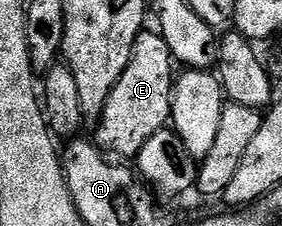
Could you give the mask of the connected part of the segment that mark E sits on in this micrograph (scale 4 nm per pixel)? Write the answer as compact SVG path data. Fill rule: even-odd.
M143 29L134 42L128 69L120 73L120 81L116 81L112 93L108 93L104 113L97 121L98 150L122 161L137 160L140 149L148 145L148 140L156 137L156 133L167 130L175 78L176 64L168 45L164 45L164 37L157 30Z

